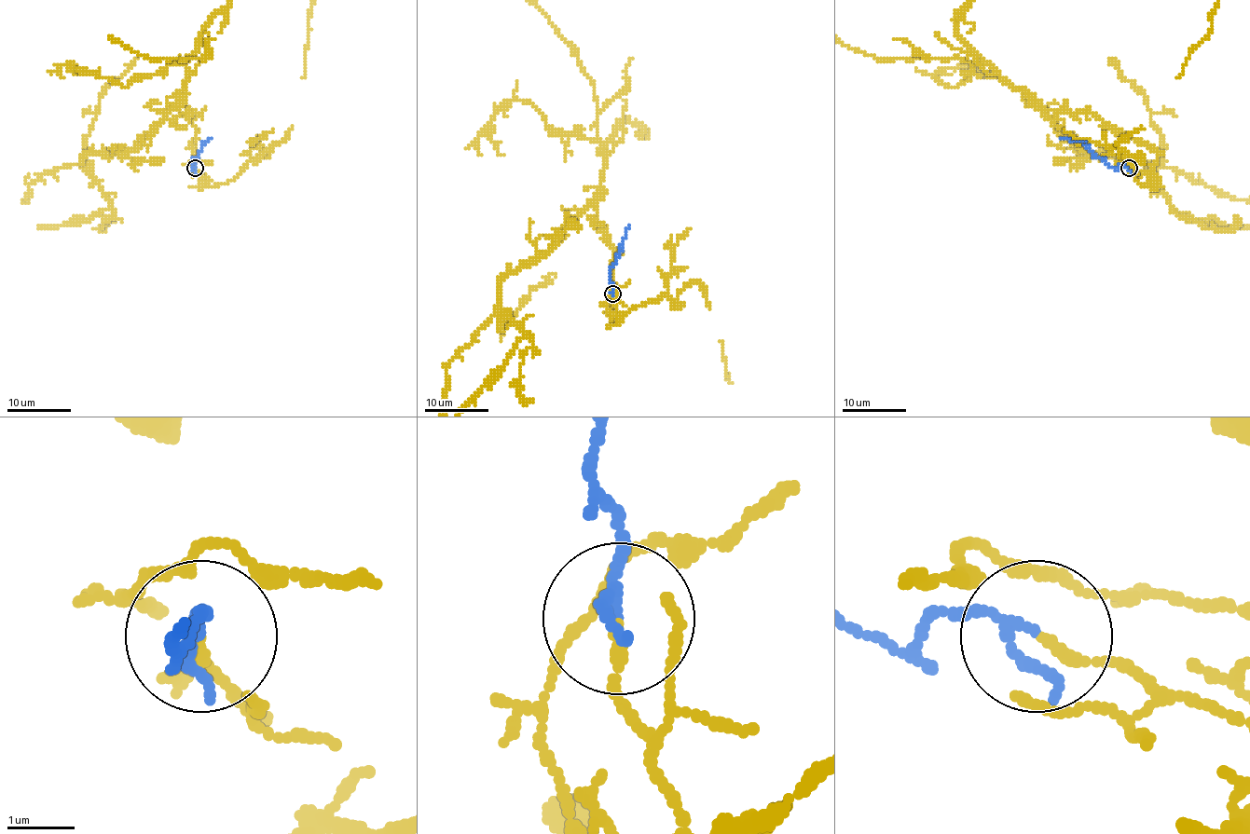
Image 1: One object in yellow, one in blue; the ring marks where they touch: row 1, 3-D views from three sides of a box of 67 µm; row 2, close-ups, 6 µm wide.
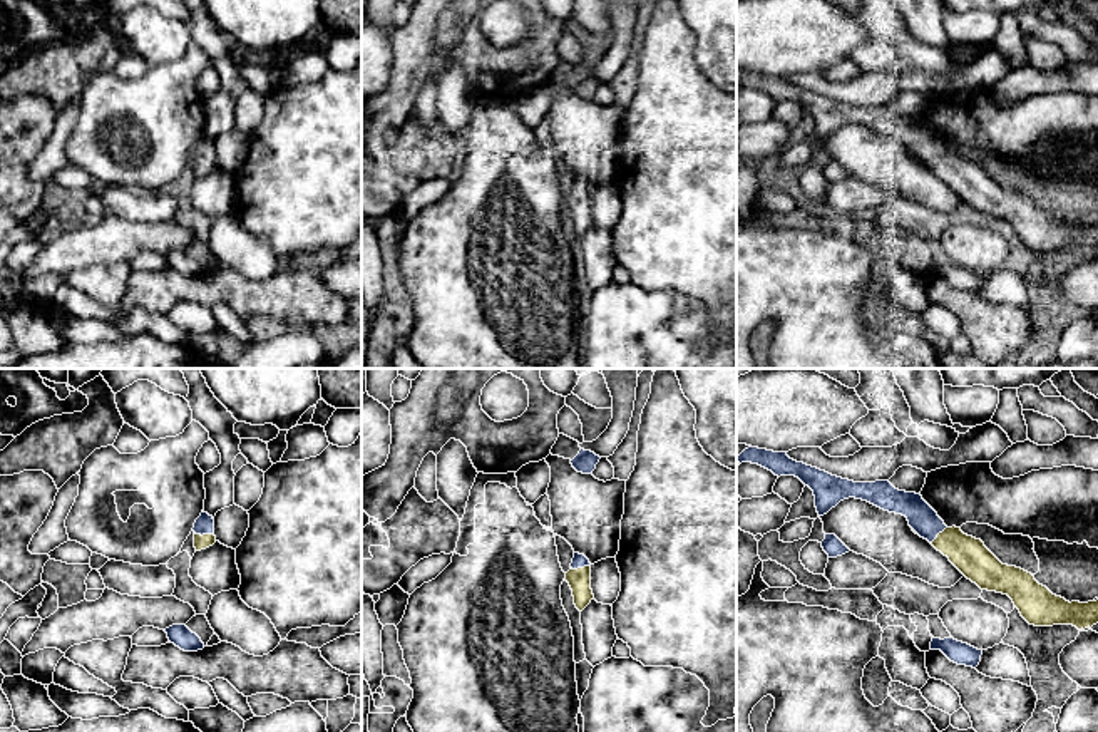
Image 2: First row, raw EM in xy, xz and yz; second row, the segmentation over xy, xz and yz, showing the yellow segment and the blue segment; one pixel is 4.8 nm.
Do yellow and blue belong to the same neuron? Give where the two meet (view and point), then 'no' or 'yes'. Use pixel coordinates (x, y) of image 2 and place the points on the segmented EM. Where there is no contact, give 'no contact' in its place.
contact xy (205, 535); yes

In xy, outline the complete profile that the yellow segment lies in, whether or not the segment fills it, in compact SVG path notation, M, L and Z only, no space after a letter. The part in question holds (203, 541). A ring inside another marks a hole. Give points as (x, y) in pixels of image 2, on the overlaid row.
M201 513L201 516L194 523L192 531L196 551L206 549L216 543L214 519L208 513Z

